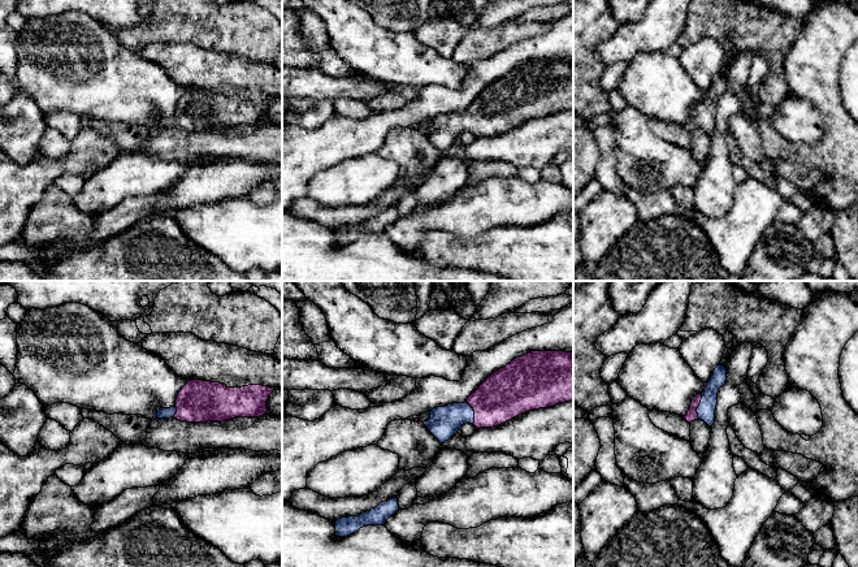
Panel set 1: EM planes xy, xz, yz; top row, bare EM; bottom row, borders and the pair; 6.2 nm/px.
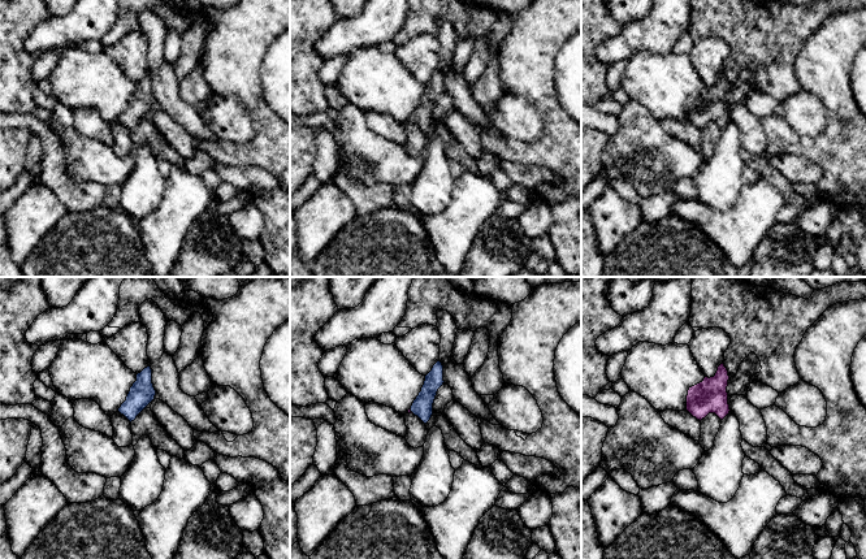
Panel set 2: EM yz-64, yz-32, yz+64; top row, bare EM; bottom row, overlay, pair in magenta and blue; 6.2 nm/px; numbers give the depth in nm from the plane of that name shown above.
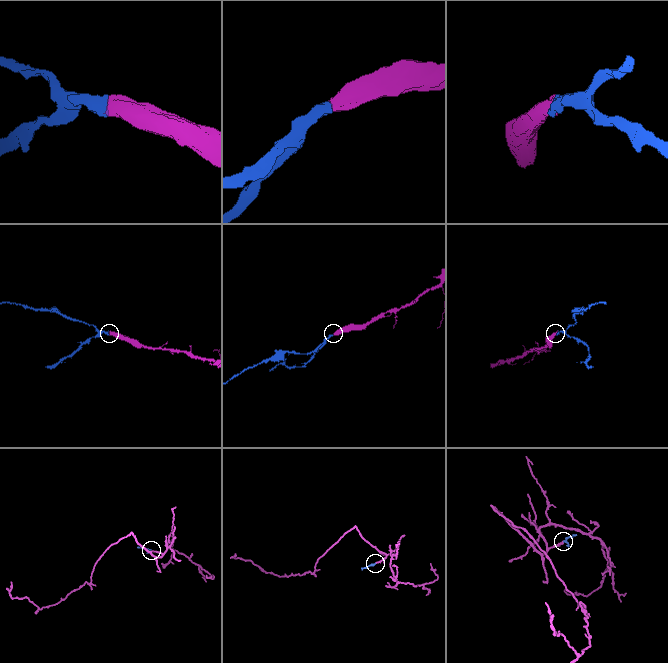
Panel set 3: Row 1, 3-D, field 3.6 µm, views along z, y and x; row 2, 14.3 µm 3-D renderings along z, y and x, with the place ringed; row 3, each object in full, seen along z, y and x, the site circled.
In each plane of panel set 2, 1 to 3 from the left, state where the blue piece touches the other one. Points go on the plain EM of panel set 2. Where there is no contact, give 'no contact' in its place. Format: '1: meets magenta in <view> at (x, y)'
1: no contact
2: meets magenta in yz-32 at (410, 120)
3: no contact

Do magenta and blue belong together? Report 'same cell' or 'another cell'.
same cell

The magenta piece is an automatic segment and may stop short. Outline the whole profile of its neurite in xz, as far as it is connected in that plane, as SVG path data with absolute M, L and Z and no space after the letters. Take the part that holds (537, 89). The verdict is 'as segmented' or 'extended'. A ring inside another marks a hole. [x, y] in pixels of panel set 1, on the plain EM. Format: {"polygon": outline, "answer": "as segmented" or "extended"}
{"polygon": "M532 60L517 65L510 73L489 85L464 112L451 112L445 116L437 116L430 120L430 127L424 130L428 139L445 152L459 137L468 131L476 138L498 135L511 127L540 117L554 116L555 113L573 109L573 61L564 60Z", "answer": "extended"}

